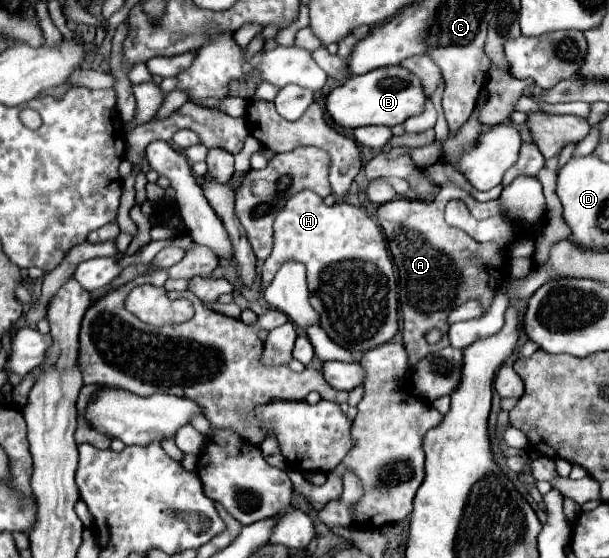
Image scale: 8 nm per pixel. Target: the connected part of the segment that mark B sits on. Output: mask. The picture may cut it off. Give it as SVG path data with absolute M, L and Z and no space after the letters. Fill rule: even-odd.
M396 65L380 67L364 75L352 75L344 85L336 87L328 95L326 109L338 125L354 129L370 123L404 123L408 117L422 113L426 101L428 97L420 79L412 75L408 69Z

